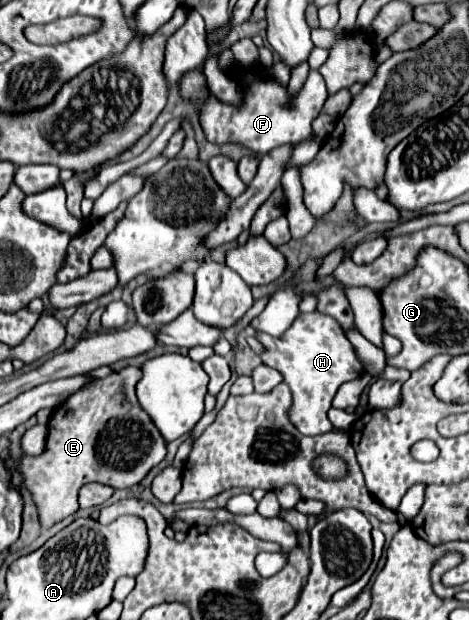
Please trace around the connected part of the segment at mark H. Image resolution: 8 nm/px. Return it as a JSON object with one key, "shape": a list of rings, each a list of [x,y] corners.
{"shape":[[[319,312],[299,314],[281,338],[273,338],[269,334],[257,334],[257,338],[267,348],[267,352],[261,354],[261,360],[267,366],[279,370],[283,374],[283,382],[293,392],[291,420],[297,430],[305,436],[333,430],[333,424],[327,418],[327,410],[331,408],[335,392],[343,382],[355,380],[363,374],[363,366],[337,320]]]}

